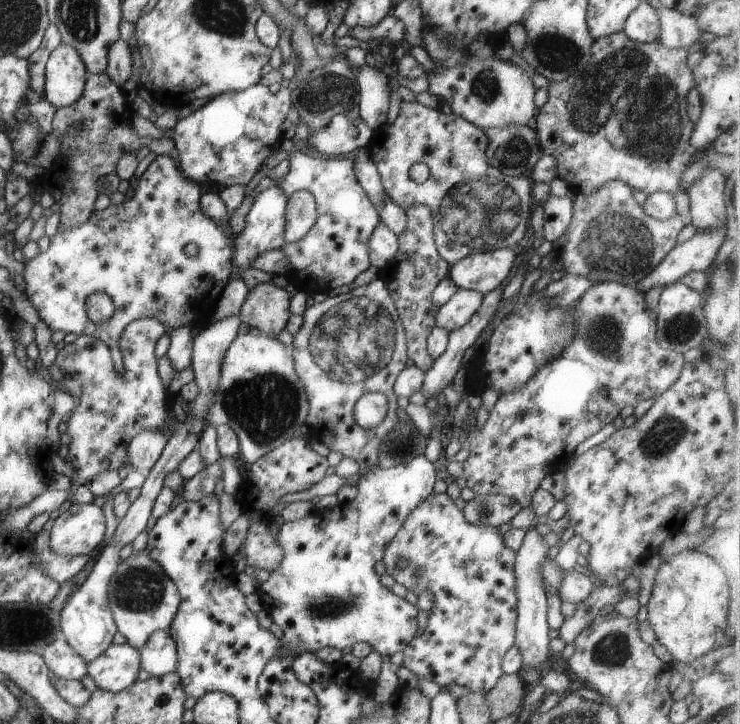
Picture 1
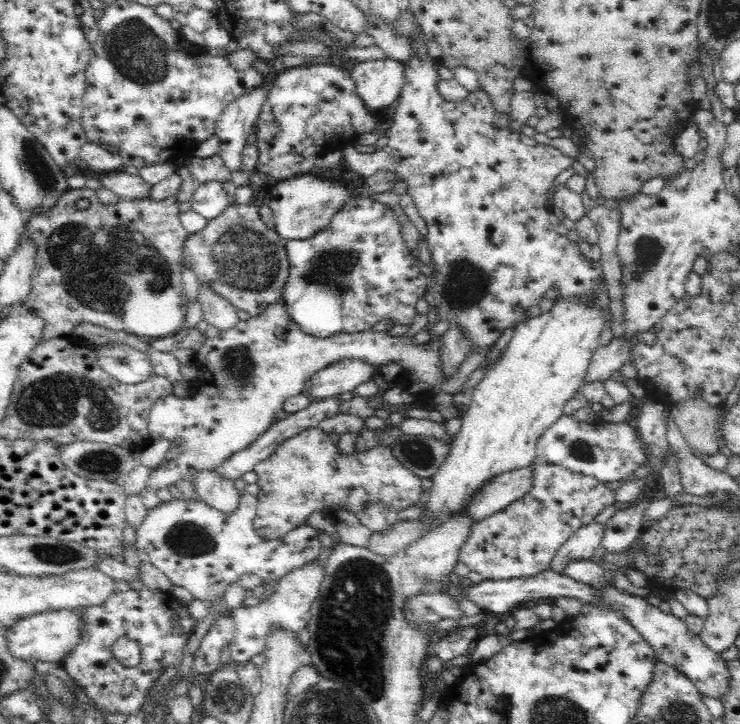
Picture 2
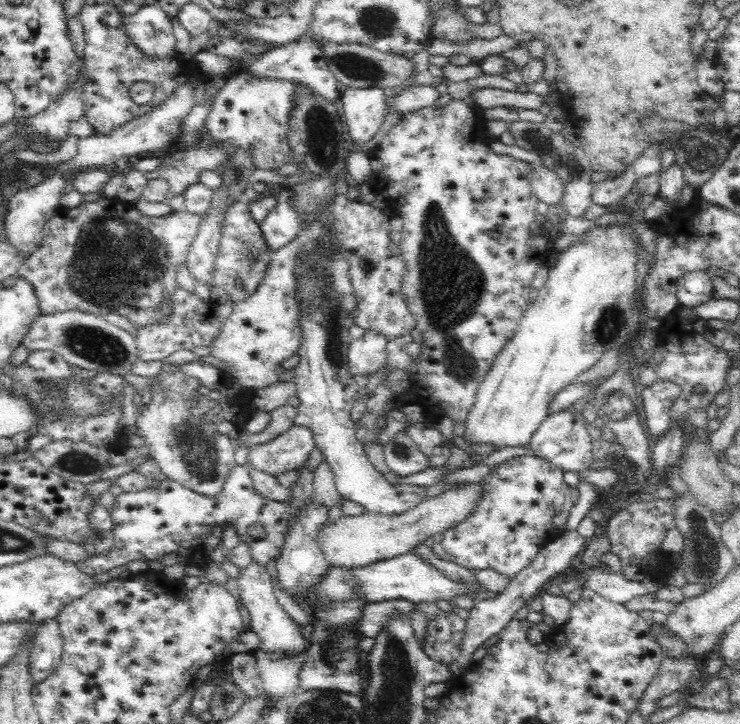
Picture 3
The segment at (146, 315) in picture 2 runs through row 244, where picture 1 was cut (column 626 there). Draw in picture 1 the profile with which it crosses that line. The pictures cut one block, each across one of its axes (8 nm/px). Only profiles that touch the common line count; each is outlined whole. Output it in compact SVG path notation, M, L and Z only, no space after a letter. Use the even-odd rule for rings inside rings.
M621 30L593 40L589 60L581 67L581 70L578 70L575 74L570 74L565 80L549 81L549 86L546 88L548 90L547 101L538 108L537 115L535 115L534 131L542 154L550 155L555 159L556 176L565 180L571 191L589 194L597 187L604 185L605 182L612 180L624 182L632 189L643 191L646 195L655 191L665 191L672 196L676 191L682 190L677 184L681 172L698 156L697 151L689 144L689 137L694 123L686 115L686 94L689 89L694 88L692 72L686 65L686 56L692 49L693 46L668 49L658 40L648 43L637 42L627 38Z

